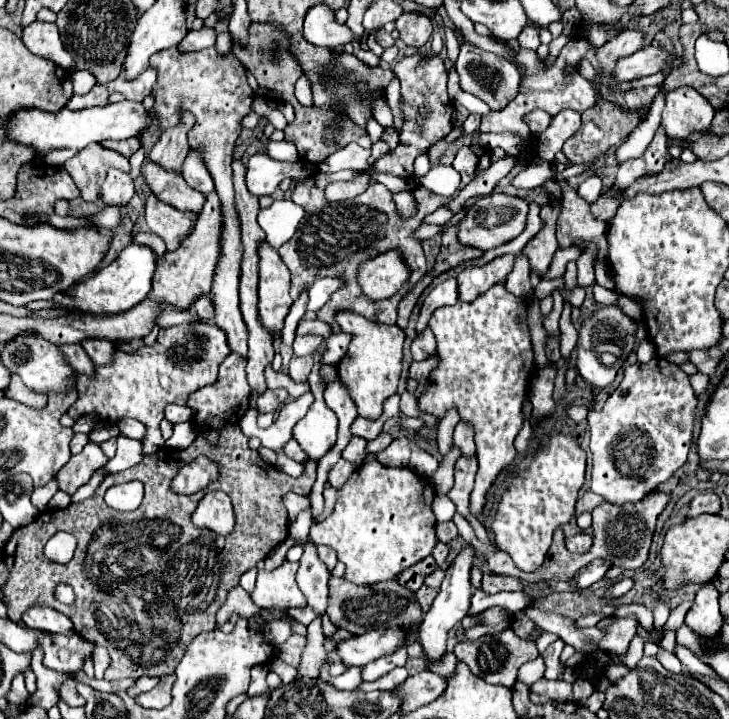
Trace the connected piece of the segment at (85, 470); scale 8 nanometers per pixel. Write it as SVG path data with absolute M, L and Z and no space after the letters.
M88 442L84 446L82 452L74 454L68 464L58 472L58 484L60 490L74 494L82 484L86 484L90 480L90 476L94 474L96 468L100 468L106 462L106 454L100 450L98 444Z

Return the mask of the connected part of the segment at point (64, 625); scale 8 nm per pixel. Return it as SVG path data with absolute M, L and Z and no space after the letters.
M32 606L22 616L22 620L28 628L40 628L54 634L74 634L74 626L70 624L70 620L48 606Z

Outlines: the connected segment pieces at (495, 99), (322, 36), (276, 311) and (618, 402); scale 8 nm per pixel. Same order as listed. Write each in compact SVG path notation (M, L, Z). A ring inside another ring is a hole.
M466 42L466 44L460 46L460 56L456 60L456 72L460 76L462 90L478 96L480 100L484 100L494 110L504 108L518 94L520 74L516 70L516 66L512 62L508 62L506 58L502 58L502 56L496 56L492 52L480 50L478 46L474 46L470 42Z
M314 6L304 20L304 38L314 46L344 46L354 40L354 34L346 24L334 20L334 12L328 6Z
M266 240L258 246L260 256L260 284L258 284L258 312L262 314L262 324L276 332L282 328L284 318L292 306L290 298L290 270L280 258L278 250Z
M654 356L646 364L630 364L624 370L620 386L608 396L602 410L592 410L588 414L590 426L590 450L592 450L592 492L600 494L606 502L616 506L626 506L640 502L646 494L654 492L662 482L666 482L688 458L688 450L694 438L698 398L690 386L690 378L664 358Z

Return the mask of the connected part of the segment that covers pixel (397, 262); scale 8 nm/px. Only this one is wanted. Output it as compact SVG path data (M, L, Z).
M396 248L360 262L356 278L370 300L382 300L398 294L408 284L410 274L410 266Z

